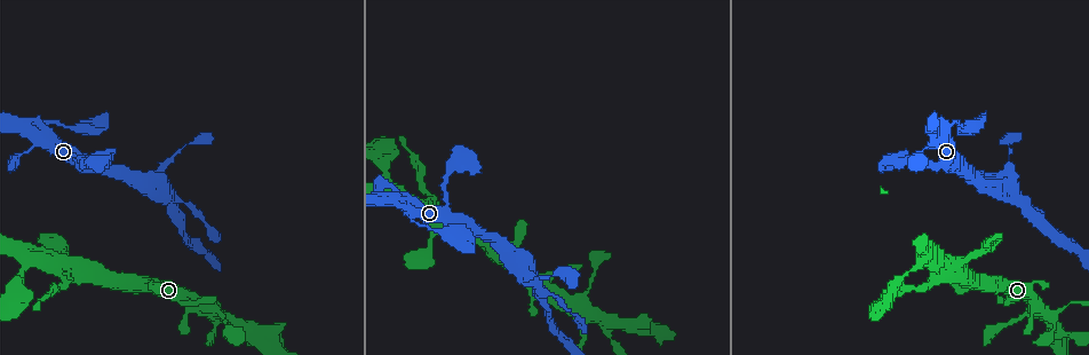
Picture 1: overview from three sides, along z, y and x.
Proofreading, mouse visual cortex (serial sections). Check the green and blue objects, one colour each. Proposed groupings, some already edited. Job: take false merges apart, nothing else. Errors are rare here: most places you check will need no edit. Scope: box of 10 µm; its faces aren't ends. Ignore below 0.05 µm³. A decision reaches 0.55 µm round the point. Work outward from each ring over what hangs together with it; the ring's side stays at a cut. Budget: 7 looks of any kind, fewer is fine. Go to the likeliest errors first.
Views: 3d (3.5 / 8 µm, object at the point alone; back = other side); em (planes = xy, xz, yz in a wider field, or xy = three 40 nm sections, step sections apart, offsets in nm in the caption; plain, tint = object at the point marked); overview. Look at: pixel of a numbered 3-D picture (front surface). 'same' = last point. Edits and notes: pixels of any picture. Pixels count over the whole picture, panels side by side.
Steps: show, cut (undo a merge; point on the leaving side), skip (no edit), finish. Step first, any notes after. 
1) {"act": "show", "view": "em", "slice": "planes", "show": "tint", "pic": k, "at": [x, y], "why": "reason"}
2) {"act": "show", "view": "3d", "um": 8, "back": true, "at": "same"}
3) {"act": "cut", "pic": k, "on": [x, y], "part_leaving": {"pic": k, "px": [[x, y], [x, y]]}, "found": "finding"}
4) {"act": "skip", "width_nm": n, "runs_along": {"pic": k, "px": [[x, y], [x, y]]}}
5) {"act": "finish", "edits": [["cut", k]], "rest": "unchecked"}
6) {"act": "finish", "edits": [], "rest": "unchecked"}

{"act": "show", "view": "3d", "um": 8, "pic": 1, "at": [1039, 311], "why": "looks like a crossing"}

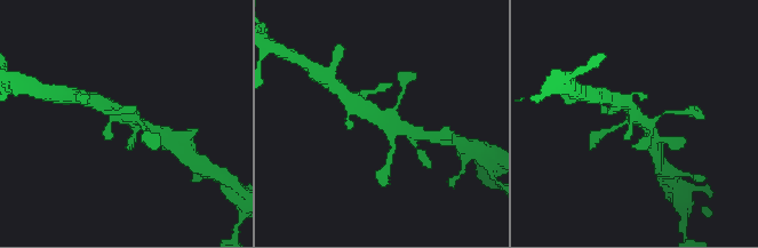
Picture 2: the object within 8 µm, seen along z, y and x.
{"act": "show", "view": "3d", "um": 3.5, "at": "same", "why": "closer look"}

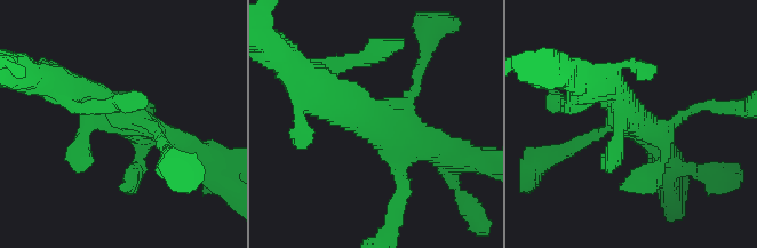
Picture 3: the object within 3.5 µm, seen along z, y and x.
{"act": "show", "view": "em", "slice": "xy", "step": 5, "show": "tint", "pic": 3, "at": [122, 122]}

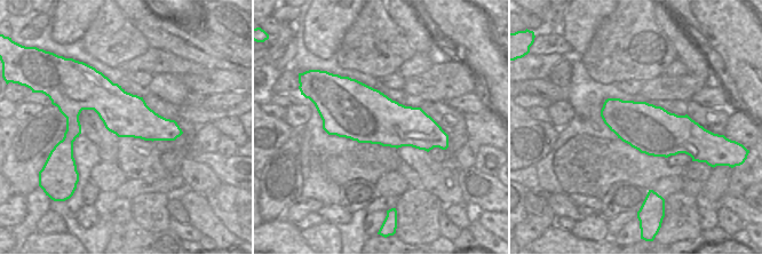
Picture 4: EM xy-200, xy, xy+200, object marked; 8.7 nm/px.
{"act": "skip", "found": "one cell here"}

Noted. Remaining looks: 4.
{"act": "show", "view": "3d", "um": 3.5, "pic": 1, "at": [91, 160], "why": "sharp bend"}

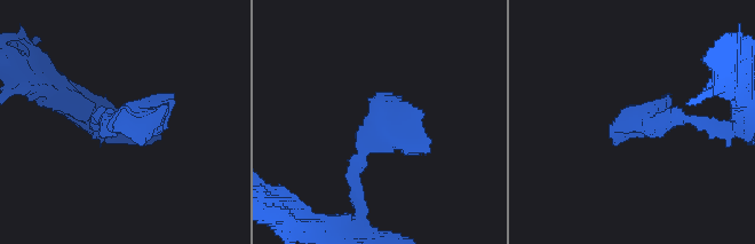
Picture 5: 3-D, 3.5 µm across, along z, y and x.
{"act": "show", "view": "em", "slice": "xy", "step": 3, "show": "tint", "pic": 5, "at": [125, 118]}

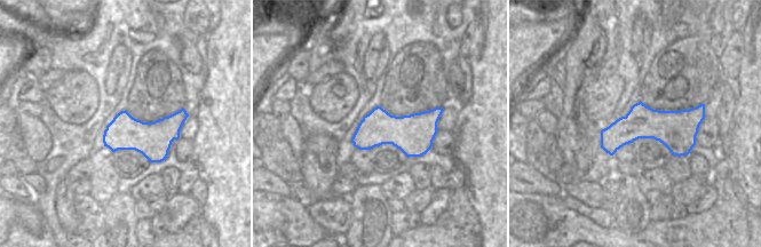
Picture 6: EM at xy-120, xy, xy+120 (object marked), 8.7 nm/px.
{"act": "show", "view": "em", "slice": "xy", "step": 1, "show": "tint", "at": "same", "why": "cut it another way"}

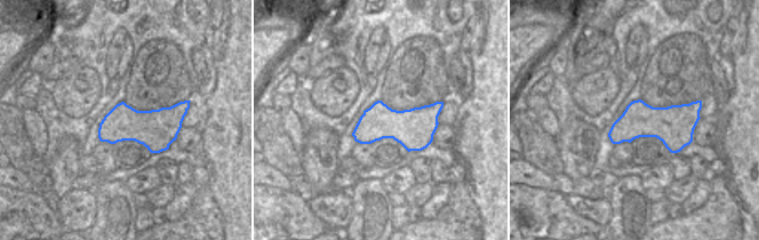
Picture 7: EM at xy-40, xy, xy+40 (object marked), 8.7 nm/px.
{"act": "skip", "width_nm": 320, "runs_along": {"pic": 5, "px": [[102, 128], [169, 93]]}, "found": "one cell here"}

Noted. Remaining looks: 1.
{"act": "show", "view": "3d", "um": 3.5, "back": true, "pic": 1, "at": [438, 223], "why": "four or more arms meet"}

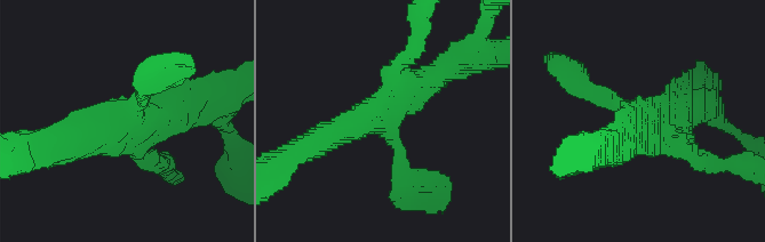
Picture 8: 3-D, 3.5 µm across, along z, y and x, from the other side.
{"act": "skip", "arm_widths_nm": [200, 200, 400, 450], "runs_along": {"pic": 8, "px": [[310, 145], [391, 110], [440, 72]]}, "found": "all the same cell"}

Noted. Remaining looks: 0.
{"act": "finish", "edits": [], "rest": "unchecked"}

